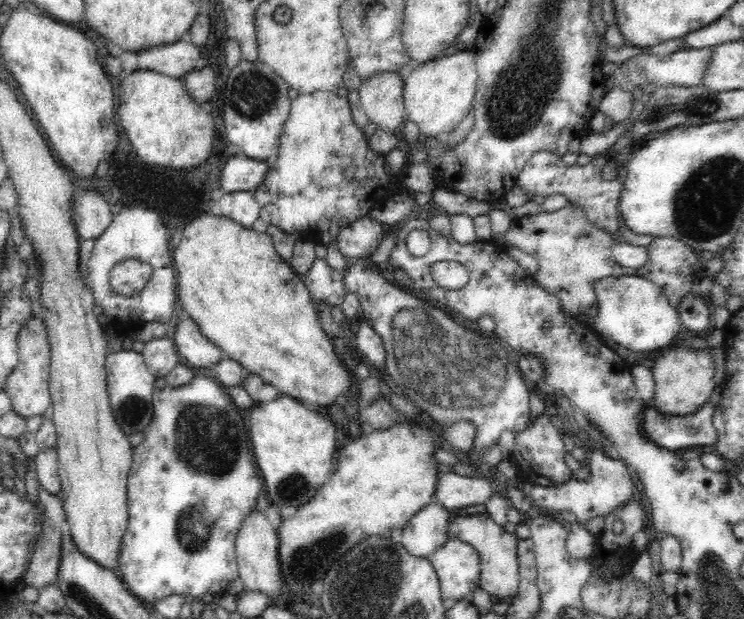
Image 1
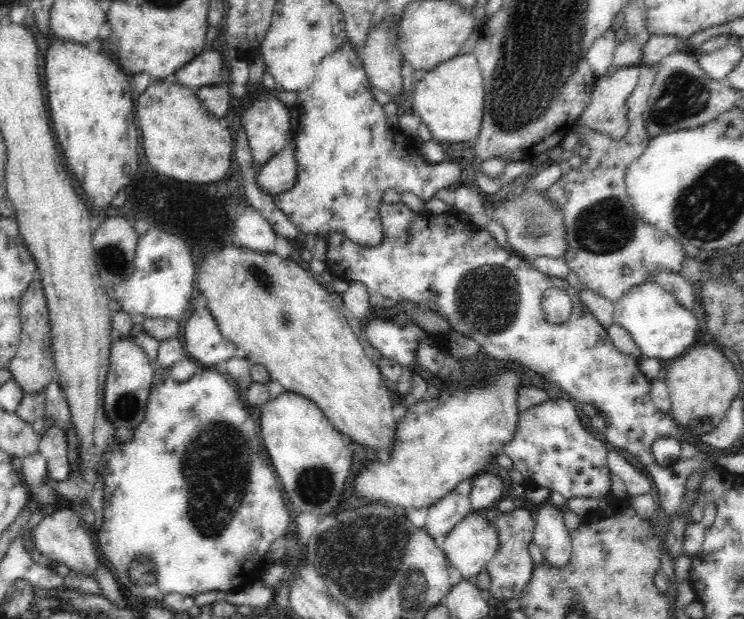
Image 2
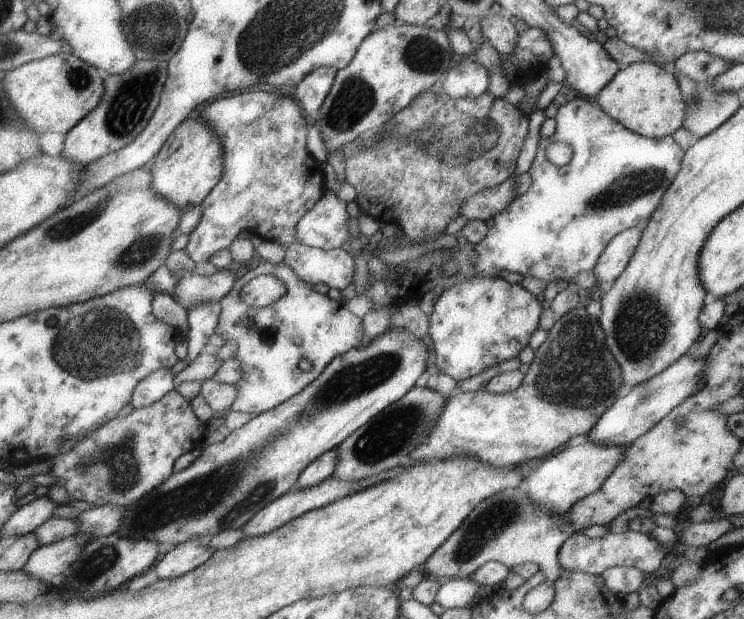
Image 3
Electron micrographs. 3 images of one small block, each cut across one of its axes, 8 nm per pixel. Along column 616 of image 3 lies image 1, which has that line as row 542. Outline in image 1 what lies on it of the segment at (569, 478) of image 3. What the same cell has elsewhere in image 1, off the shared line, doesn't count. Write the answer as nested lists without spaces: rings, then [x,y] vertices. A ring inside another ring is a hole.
[[[447,539],[428,559],[436,571],[442,600],[470,601],[472,599],[472,593],[478,586],[480,576],[480,557],[472,545],[458,539]]]

